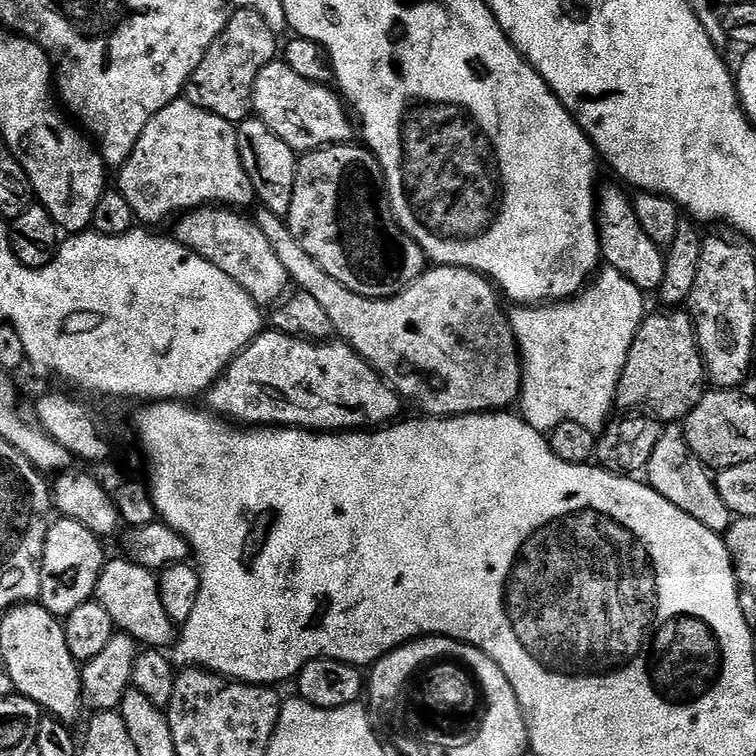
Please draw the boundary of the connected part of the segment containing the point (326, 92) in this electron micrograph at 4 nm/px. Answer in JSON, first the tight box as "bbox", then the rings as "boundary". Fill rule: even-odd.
{"bbox":[252,58,354,154],"boundary":[[[280,58],[267,64],[262,74],[258,74],[252,106],[259,120],[266,122],[266,126],[270,126],[270,130],[274,130],[274,134],[278,134],[278,138],[282,138],[282,142],[297,154],[347,144],[353,139],[354,120],[345,101],[328,84],[315,84],[302,78],[302,74],[294,74],[294,70],[290,70],[290,66]]]}

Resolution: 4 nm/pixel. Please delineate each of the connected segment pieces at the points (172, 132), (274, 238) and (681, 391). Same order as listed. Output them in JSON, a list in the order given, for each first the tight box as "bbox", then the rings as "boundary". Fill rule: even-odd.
[{"bbox":[118,98,256,224],"boundary":[[[186,98],[175,100],[173,104],[166,105],[161,112],[154,114],[146,130],[142,130],[138,146],[134,146],[130,158],[118,170],[118,191],[126,198],[126,202],[130,202],[130,210],[134,210],[137,221],[160,224],[163,220],[171,221],[177,214],[205,206],[247,209],[247,204],[256,200],[256,191],[248,180],[242,158],[238,154],[236,129],[237,125],[231,124],[229,120],[223,120],[194,106]]]},{"bbox":[254,207,524,418],"boundary":[[[257,207],[255,211],[254,219],[258,230],[262,230],[262,234],[269,240],[271,248],[274,249],[274,255],[282,261],[282,266],[286,269],[289,281],[299,291],[304,292],[310,298],[315,298],[322,305],[322,310],[326,310],[326,318],[330,318],[333,333],[343,340],[344,343],[350,345],[383,380],[388,382],[389,386],[401,398],[407,401],[407,403],[409,400],[414,407],[421,408],[424,411],[421,413],[425,417],[443,418],[446,416],[465,416],[475,412],[503,412],[511,409],[519,401],[520,391],[524,388],[524,366],[520,362],[520,348],[517,346],[516,339],[514,338],[512,321],[506,315],[506,312],[500,309],[501,297],[487,276],[462,266],[446,266],[442,264],[429,267],[405,292],[400,292],[397,296],[387,296],[379,300],[378,298],[370,298],[362,294],[354,294],[354,290],[346,290],[346,286],[342,286],[342,282],[334,282],[334,278],[330,278],[330,274],[326,274],[326,270],[322,270],[322,266],[318,266],[318,262],[314,262],[314,258],[310,258],[310,254],[306,254],[306,250],[302,250],[302,245],[298,243],[298,238],[294,238],[294,234],[288,228],[288,221],[285,217],[274,214],[262,207]]]},{"bbox":[616,310,705,422],"boundary":[[[684,310],[659,311],[645,315],[640,323],[616,391],[616,408],[643,410],[661,422],[682,422],[705,394],[704,359],[691,315]]]}]

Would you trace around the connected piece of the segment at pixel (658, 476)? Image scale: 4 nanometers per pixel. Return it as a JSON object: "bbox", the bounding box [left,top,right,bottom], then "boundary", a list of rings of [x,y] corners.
{"bbox":[646,424,734,533],"boundary":[[[670,424],[665,427],[658,446],[654,446],[654,454],[650,454],[646,480],[655,492],[666,498],[666,502],[674,502],[674,506],[690,514],[690,518],[698,518],[698,522],[702,522],[706,530],[727,533],[734,519],[732,511],[728,509],[726,502],[722,502],[713,473],[690,450],[681,425]]]}

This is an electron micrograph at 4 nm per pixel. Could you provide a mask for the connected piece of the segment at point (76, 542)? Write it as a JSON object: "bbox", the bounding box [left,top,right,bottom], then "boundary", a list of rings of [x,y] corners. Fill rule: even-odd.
{"bbox":[39,518,106,618],"boundary":[[[56,518],[49,523],[44,553],[42,554],[42,590],[39,603],[57,618],[67,618],[85,602],[93,599],[101,574],[104,573],[106,555],[101,537],[96,536],[82,522]]]}

